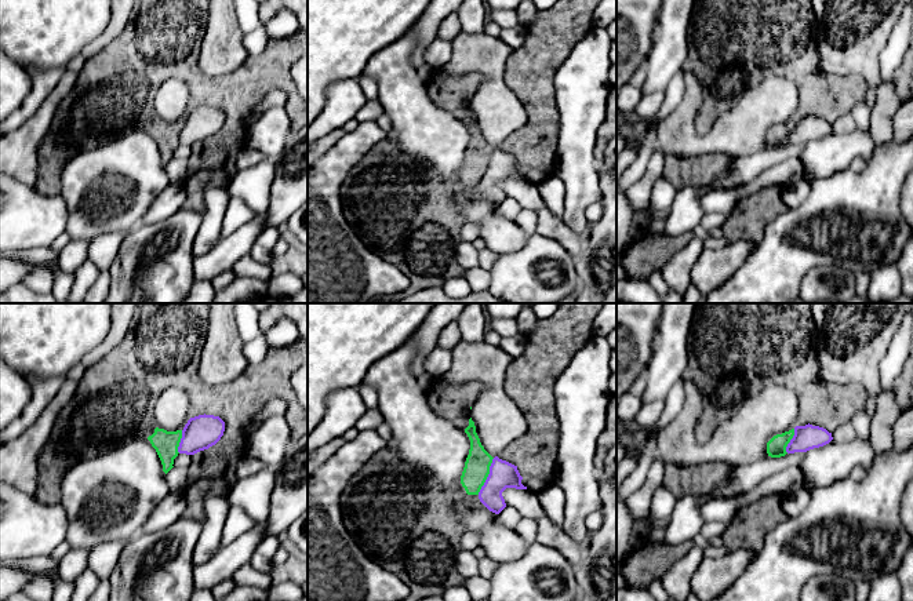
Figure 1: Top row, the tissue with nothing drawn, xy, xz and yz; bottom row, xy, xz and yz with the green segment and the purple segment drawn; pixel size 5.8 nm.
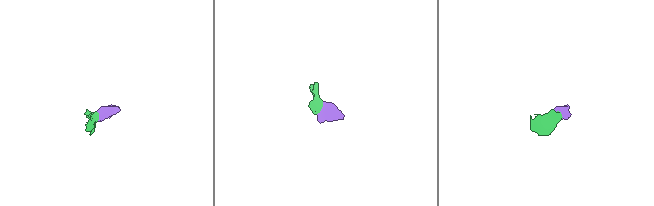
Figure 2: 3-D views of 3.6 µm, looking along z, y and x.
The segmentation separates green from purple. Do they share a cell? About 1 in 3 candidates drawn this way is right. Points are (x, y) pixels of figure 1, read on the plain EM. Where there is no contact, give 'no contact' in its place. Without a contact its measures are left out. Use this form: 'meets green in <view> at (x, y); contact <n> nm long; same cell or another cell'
meets green in xz at (487, 167); contact 240 nm long; another cell

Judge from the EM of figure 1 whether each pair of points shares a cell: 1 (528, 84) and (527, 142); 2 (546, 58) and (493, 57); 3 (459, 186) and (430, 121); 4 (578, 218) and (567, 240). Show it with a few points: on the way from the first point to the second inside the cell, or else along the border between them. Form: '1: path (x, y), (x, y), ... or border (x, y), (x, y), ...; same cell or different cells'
1: path (535, 98), (535, 128); same cell
2: border (513, 50), (504, 68), (504, 84), (509, 90); different cells
3: path (448, 170), (442, 145), (436, 138); same cell
4: border (560, 218), (575, 232), (588, 230); different cells

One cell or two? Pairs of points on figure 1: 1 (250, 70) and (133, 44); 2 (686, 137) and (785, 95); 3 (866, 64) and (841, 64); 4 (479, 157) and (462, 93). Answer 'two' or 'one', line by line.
1: one
2: one
3: one
4: one

